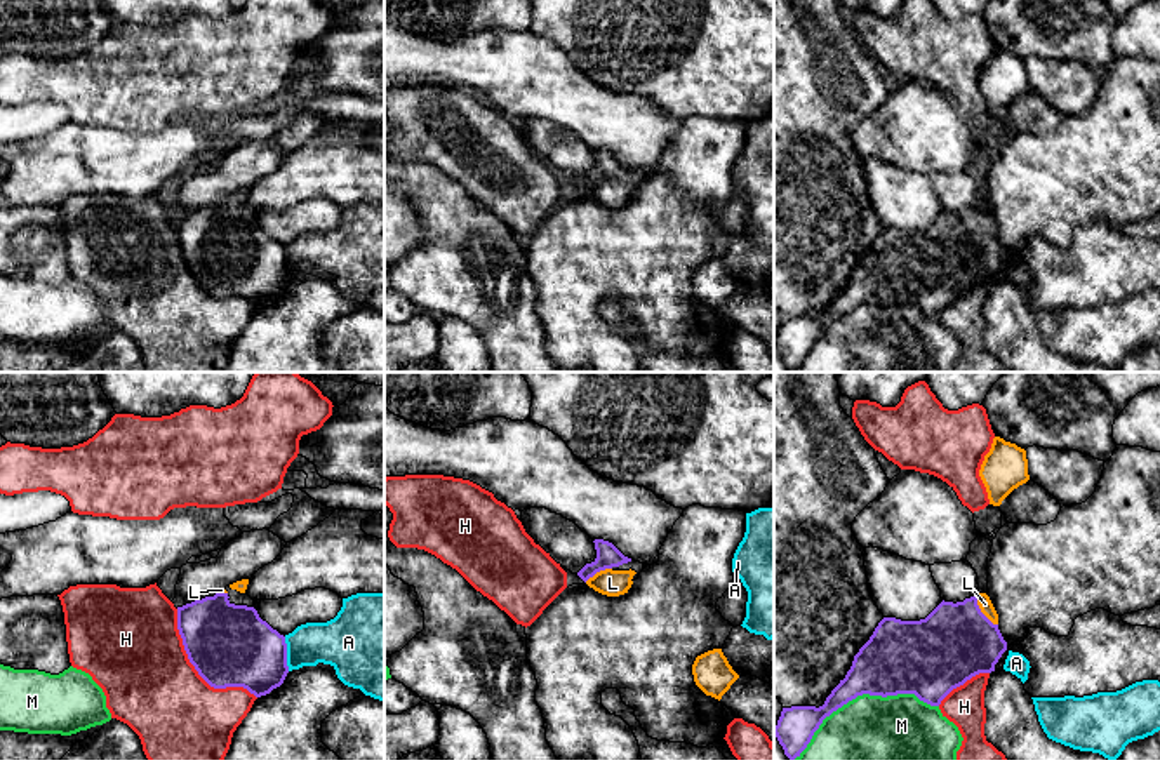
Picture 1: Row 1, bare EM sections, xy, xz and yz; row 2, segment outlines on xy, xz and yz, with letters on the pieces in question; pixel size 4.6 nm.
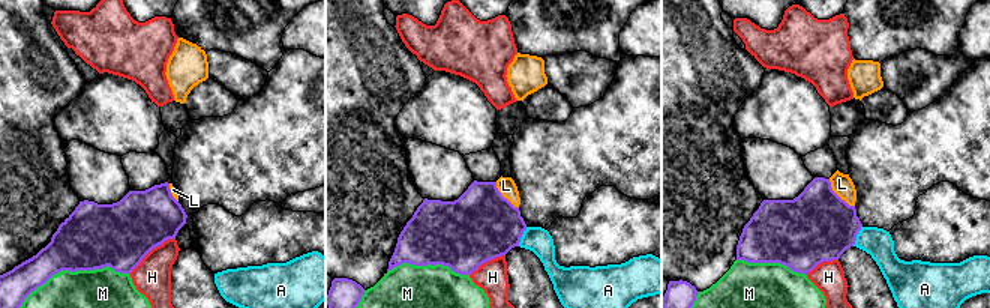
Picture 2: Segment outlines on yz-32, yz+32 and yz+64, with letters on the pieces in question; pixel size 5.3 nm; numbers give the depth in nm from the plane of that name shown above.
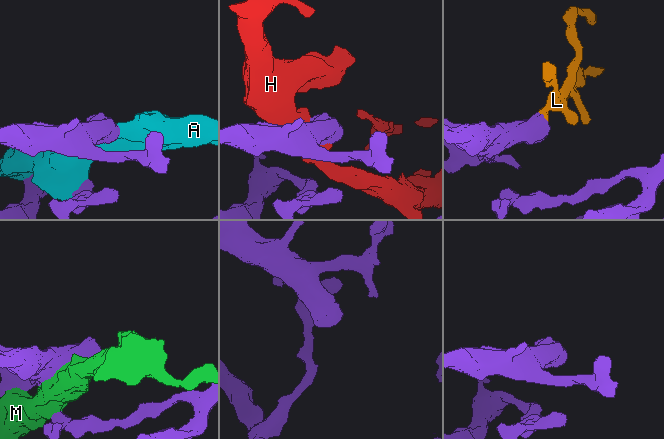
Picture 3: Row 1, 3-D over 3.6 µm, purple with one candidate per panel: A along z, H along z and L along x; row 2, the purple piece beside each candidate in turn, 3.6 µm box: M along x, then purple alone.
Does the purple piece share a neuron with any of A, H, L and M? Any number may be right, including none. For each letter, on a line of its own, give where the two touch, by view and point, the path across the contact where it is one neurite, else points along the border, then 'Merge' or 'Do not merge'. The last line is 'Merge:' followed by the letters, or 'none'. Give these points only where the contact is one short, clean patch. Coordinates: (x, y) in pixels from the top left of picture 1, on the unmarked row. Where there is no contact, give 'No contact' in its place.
A: Touches purple at xy (286, 265). Do not merge
H: Touches purple at xy (195, 279). Do not merge
L: Touches purple at yz (981, 223). Path across: yz (955, 253), (981, 223), (985, 214). Merge
M: Touches purple at yz (860, 305). Do not merge
Merge: L

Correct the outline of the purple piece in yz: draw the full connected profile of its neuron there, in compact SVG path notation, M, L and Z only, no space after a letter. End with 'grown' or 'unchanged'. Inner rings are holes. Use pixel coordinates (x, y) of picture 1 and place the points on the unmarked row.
M986 203L957 214L943 210L920 231L883 228L824 315L783 318L774 346L795 370L823 330L857 306L915 304L939 317L972 287L995 282L1005 261L998 224Z | grown

